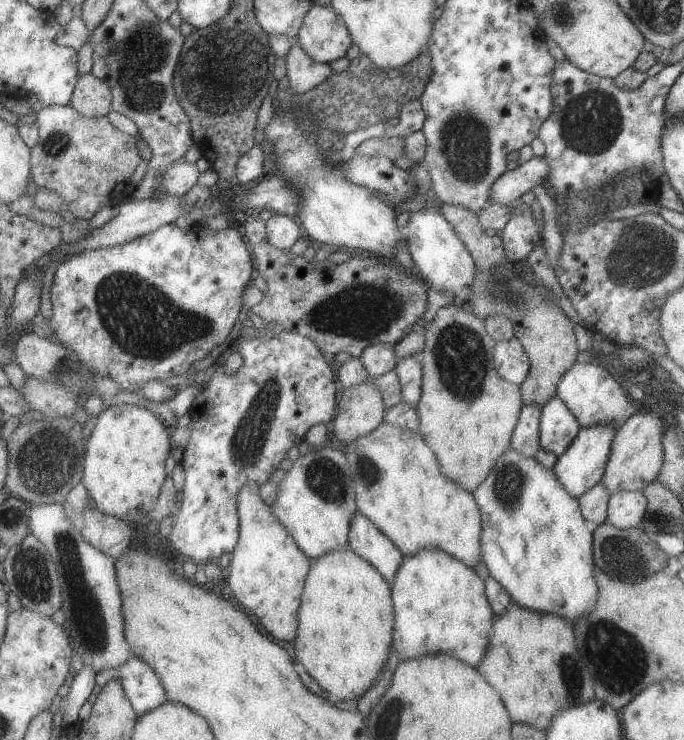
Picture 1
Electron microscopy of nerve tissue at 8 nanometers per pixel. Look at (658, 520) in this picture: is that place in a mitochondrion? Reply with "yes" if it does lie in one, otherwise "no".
yes

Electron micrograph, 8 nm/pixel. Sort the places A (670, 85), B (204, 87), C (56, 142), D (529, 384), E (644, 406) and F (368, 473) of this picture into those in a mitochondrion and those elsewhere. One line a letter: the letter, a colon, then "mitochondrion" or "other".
A: other
B: mitochondrion
C: mitochondrion
D: other
E: other
F: mitochondrion

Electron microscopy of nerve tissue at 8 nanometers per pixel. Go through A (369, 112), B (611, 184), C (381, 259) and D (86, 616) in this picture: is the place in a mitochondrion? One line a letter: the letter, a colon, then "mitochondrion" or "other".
A: other
B: other
C: other
D: mitochondrion

